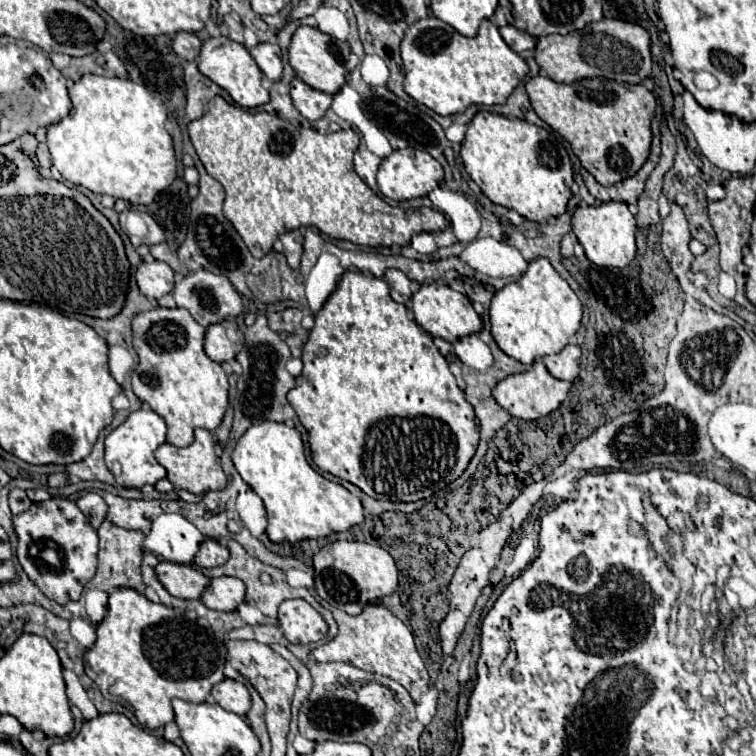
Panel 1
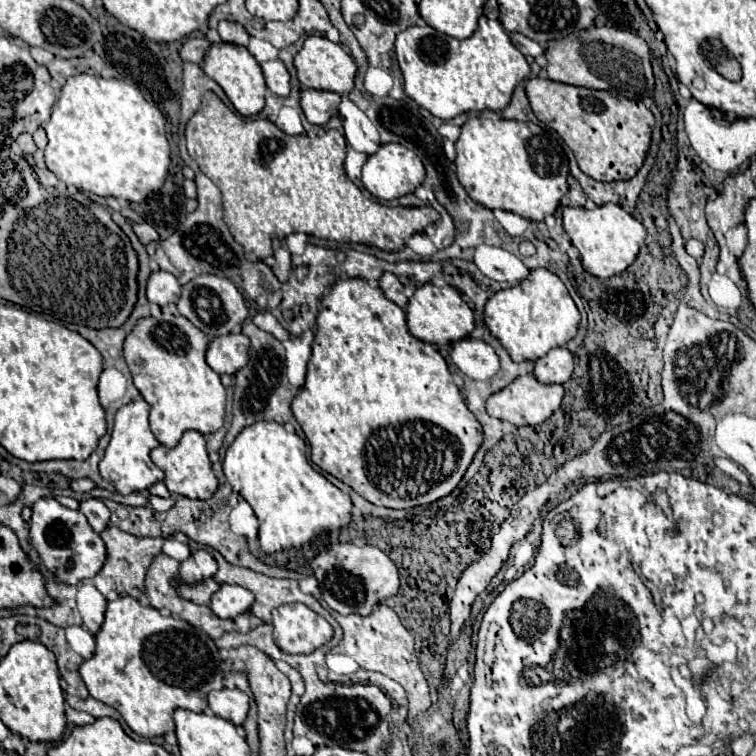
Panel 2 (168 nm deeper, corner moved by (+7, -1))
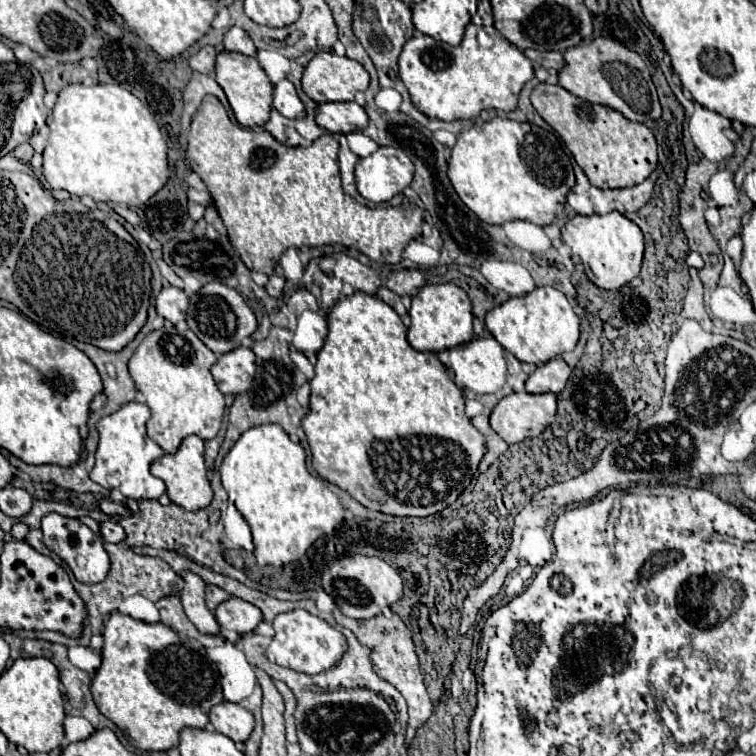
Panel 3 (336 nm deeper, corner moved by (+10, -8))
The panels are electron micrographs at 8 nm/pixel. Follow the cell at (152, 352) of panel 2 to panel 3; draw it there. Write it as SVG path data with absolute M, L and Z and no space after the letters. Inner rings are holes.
M170 321L162 329L148 333L128 361L128 373L136 389L144 395L152 417L146 423L148 437L166 453L176 453L188 435L214 439L224 417L224 395L216 387L210 367L216 355L188 329L178 329Z

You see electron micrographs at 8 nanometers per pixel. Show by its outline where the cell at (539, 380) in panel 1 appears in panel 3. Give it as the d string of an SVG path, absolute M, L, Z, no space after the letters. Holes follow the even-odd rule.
M512 393L498 401L490 413L490 427L506 441L520 443L540 435L556 417L554 393Z

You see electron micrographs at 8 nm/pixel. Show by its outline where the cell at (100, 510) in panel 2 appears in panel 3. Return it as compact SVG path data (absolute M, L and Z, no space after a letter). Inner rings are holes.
M100 521L100 535L104 541L108 543L122 543L124 541L124 531L120 527L120 523L116 521Z

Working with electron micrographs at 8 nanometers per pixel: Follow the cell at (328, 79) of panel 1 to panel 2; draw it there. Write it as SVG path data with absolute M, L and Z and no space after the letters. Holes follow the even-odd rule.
M309 36L301 48L301 52L295 56L295 68L297 78L303 88L315 88L315 90L331 90L337 94L349 94L355 84L357 64L351 54L347 54L341 44L333 44L325 36Z

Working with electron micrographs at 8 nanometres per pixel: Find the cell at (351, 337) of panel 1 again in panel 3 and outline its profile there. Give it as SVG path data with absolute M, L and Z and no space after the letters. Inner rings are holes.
M356 291L350 297L338 299L338 303L328 313L328 335L326 335L324 347L318 353L318 361L316 361L314 369L316 369L316 375L310 381L310 407L308 407L310 411L302 417L302 429L308 437L308 445L312 451L312 467L322 479L348 491L364 507L368 507L372 511L396 515L396 517L410 517L410 515L426 517L426 515L438 513L444 507L452 505L458 499L458 495L468 487L468 483L472 481L472 477L478 469L482 455L486 453L484 437L478 429L472 427L470 419L464 413L462 389L450 379L446 367L440 363L440 359L434 353L422 353L422 351L416 351L414 347L410 347L410 343L406 341L406 325L400 321L398 313L390 305L386 305L376 295L368 295L362 291Z

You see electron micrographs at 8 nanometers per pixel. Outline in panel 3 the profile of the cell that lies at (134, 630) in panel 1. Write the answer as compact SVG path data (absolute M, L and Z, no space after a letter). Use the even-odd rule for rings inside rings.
M110 613L104 623L104 647L102 665L94 673L90 691L98 711L108 717L126 735L126 739L140 751L168 751L178 745L178 733L184 727L204 727L208 723L210 707L224 701L218 671L206 657L204 647L188 647L180 635L164 623L146 623L122 615Z

